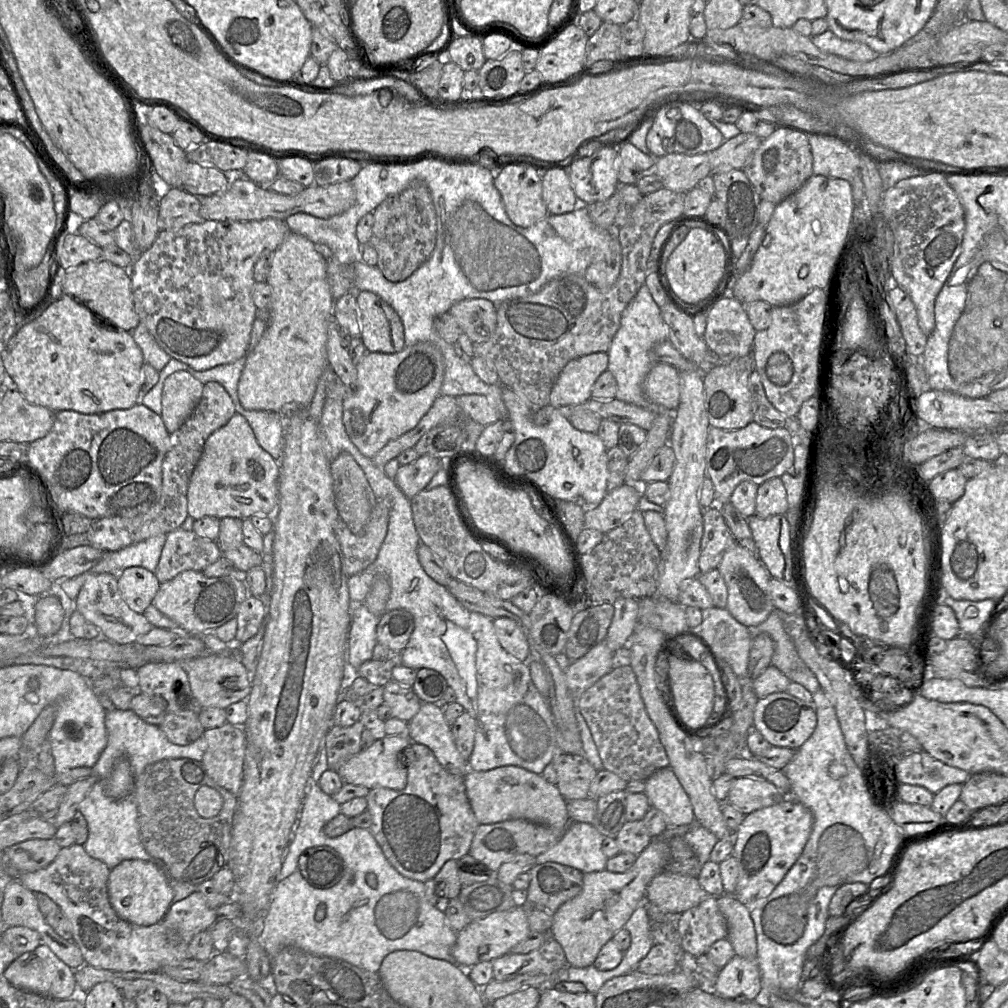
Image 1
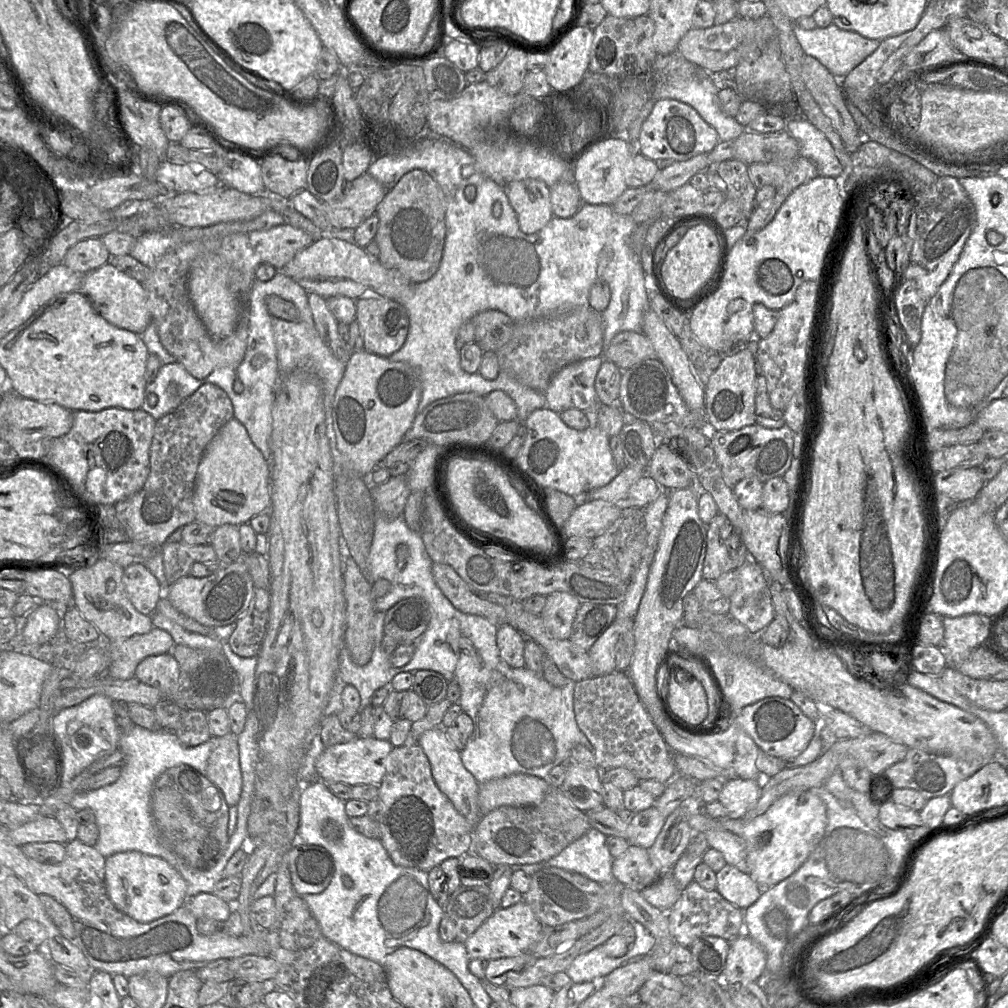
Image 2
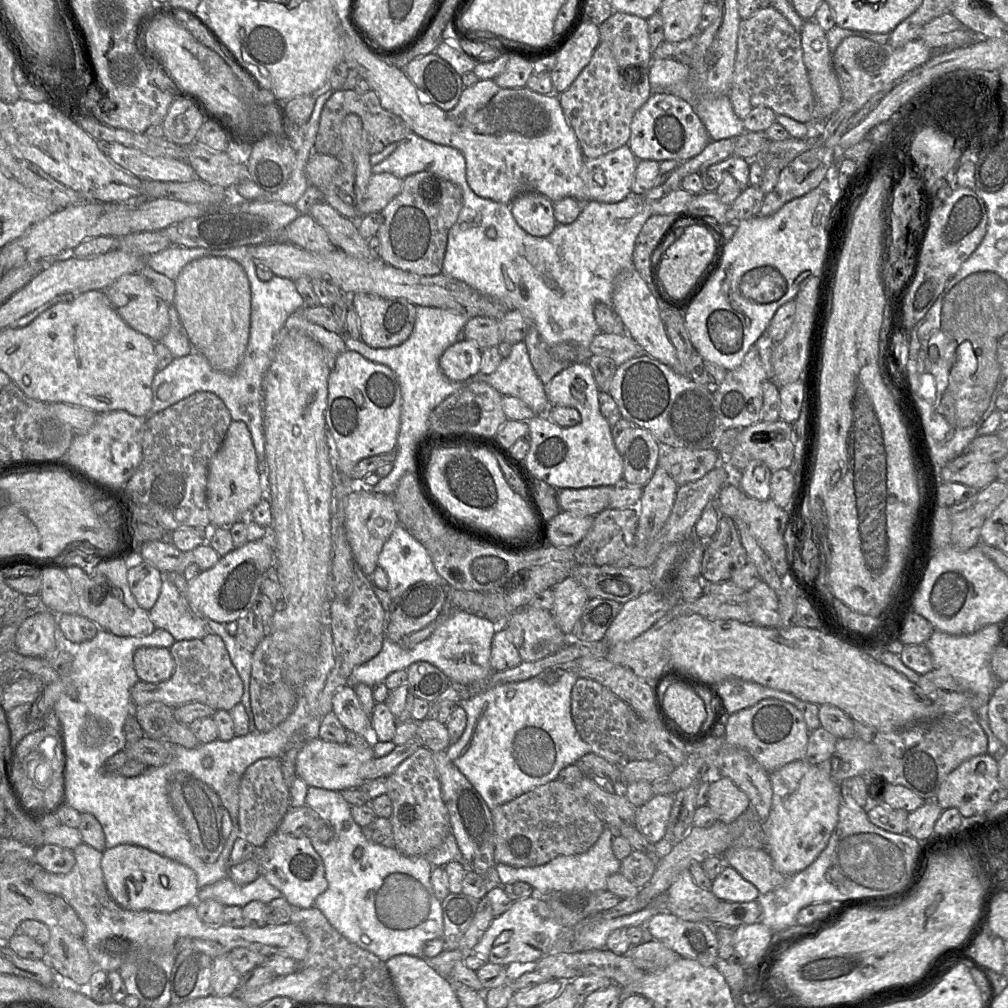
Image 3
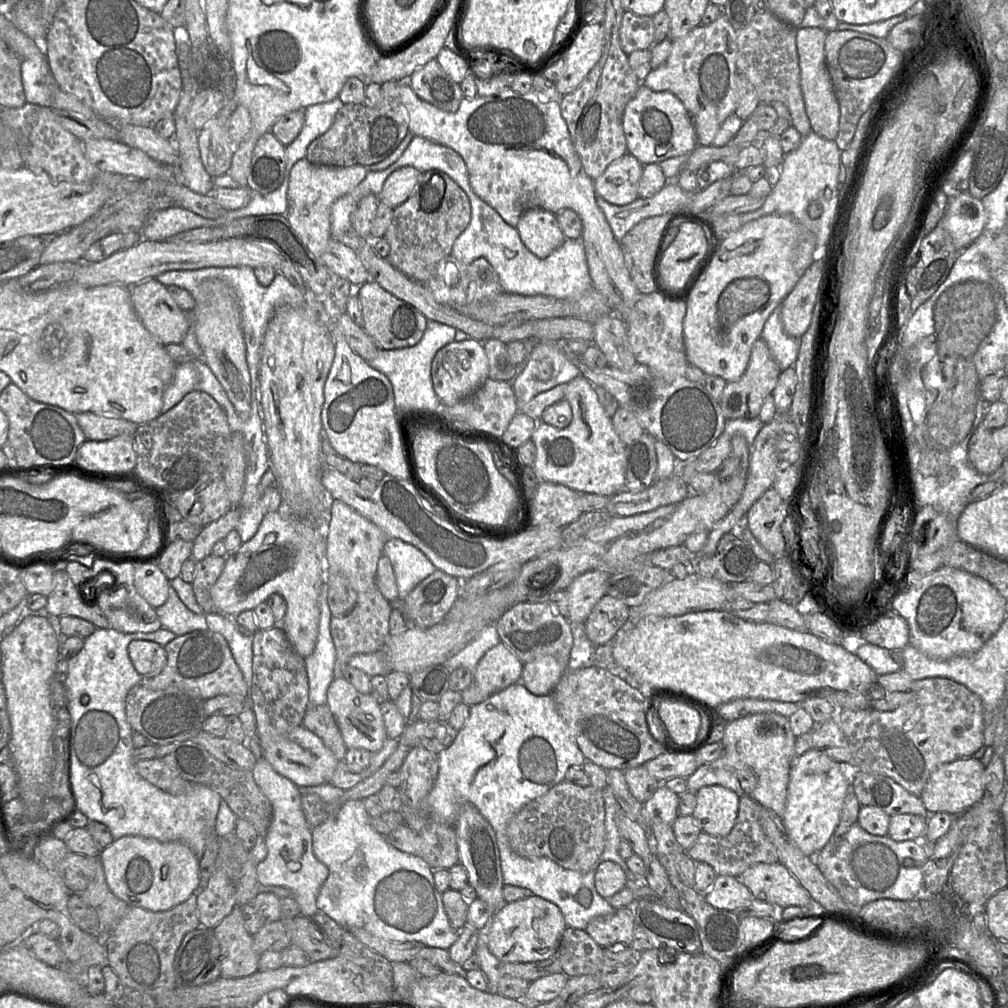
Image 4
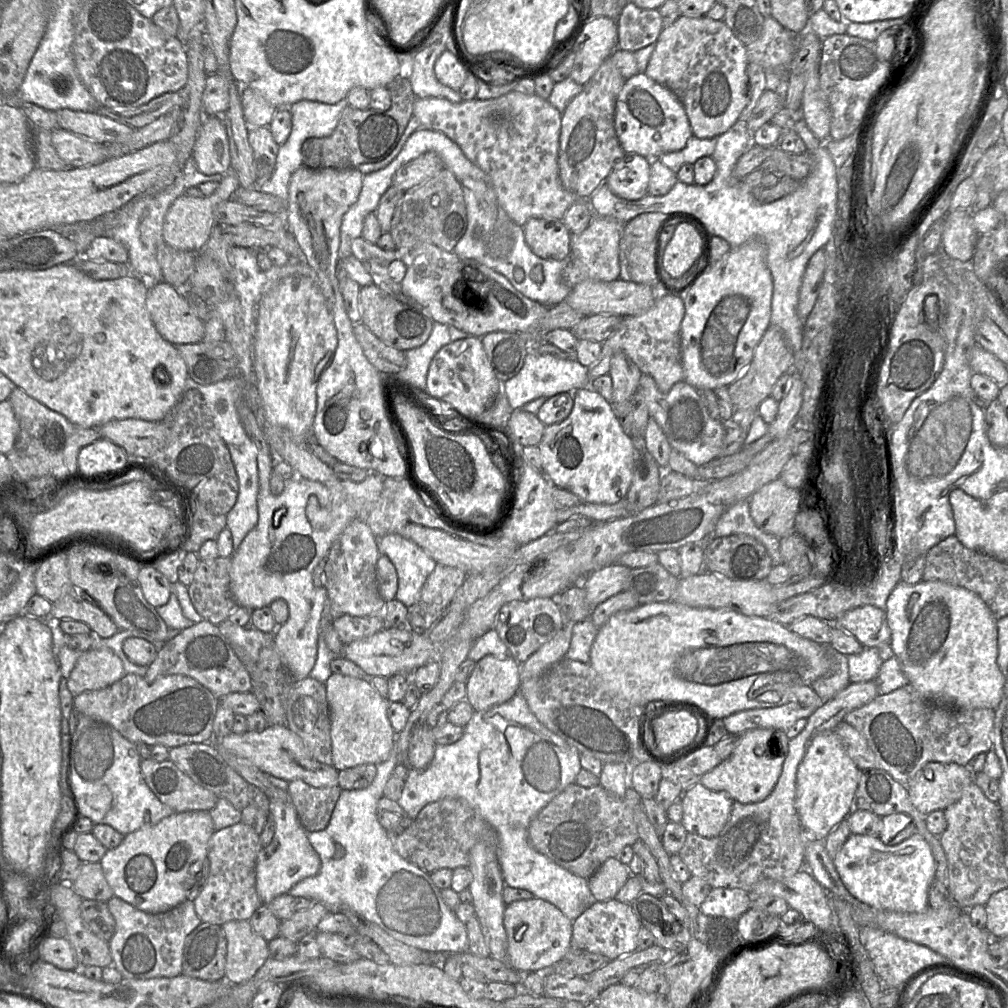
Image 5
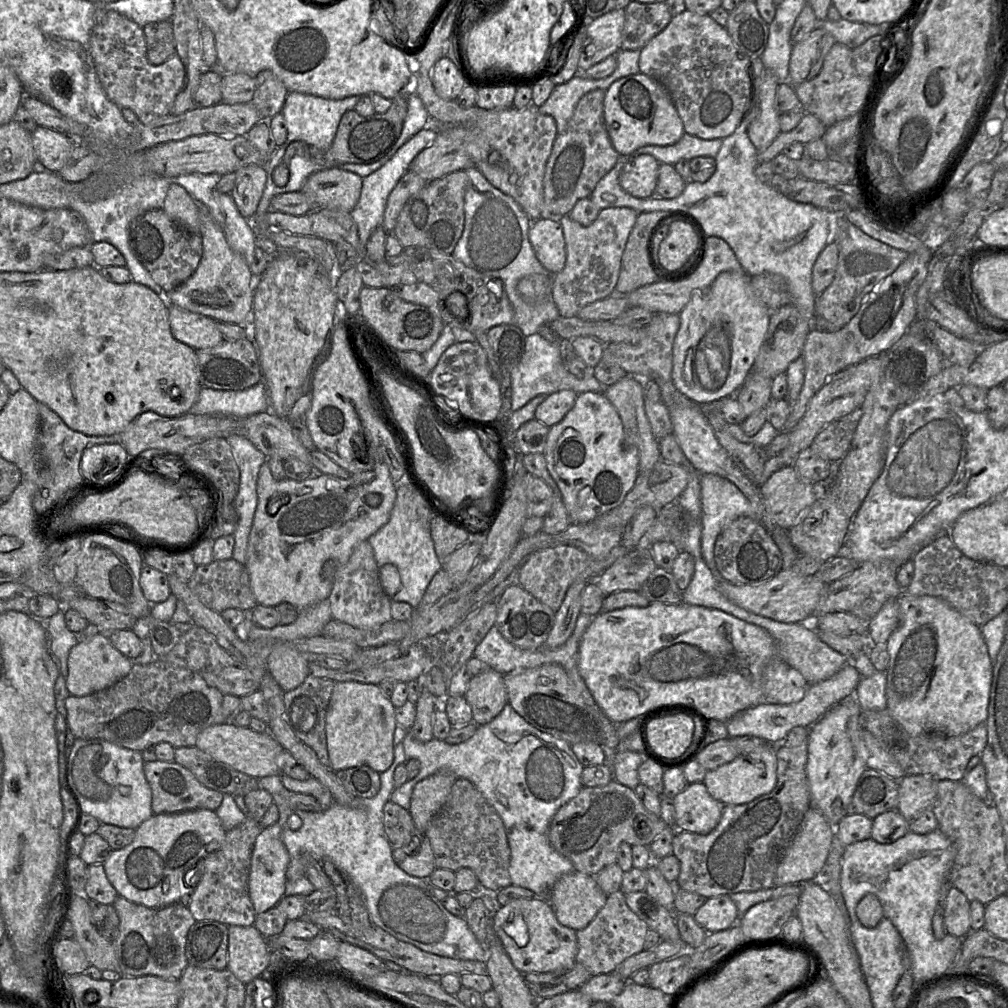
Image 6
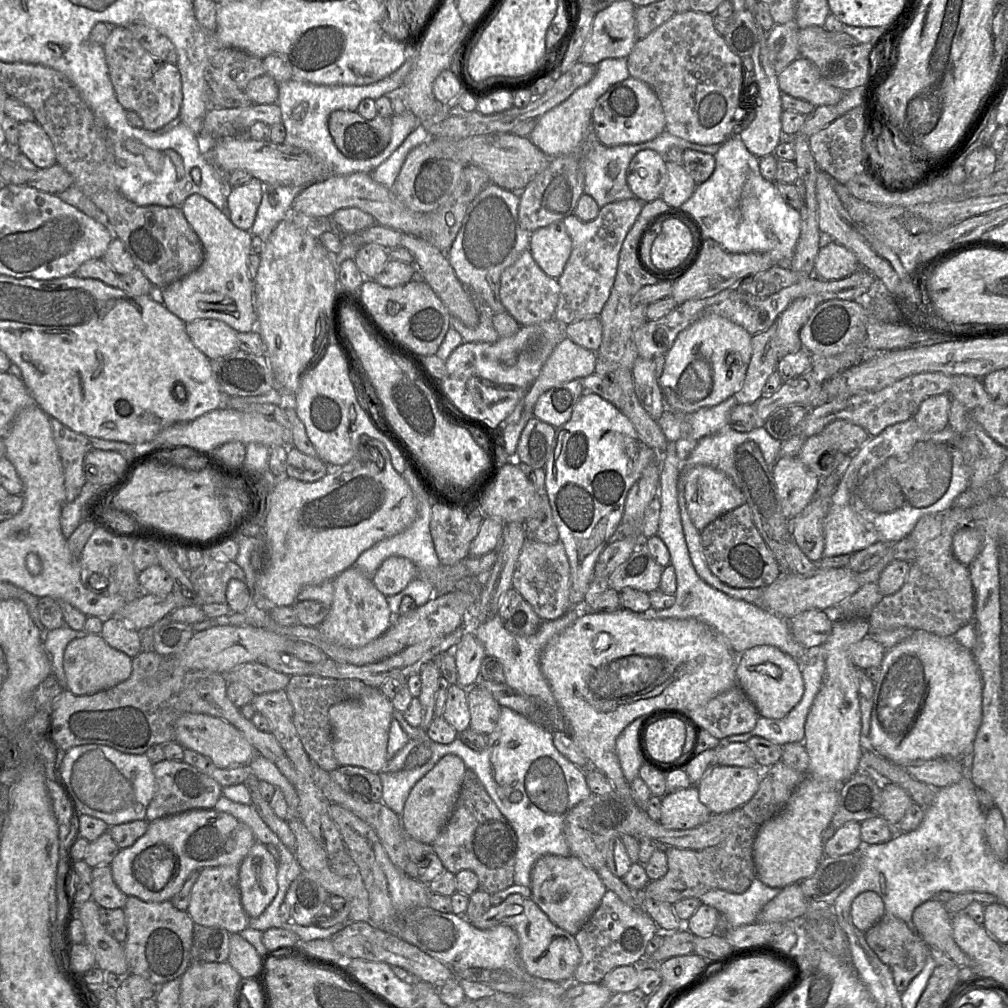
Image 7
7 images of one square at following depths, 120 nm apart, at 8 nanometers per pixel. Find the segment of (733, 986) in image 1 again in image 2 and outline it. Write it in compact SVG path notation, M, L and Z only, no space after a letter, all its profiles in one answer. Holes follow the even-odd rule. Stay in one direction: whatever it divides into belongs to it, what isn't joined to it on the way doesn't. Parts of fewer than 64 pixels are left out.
M739 935L730 942L723 972L718 976L722 982L756 982L766 967L765 950L747 935Z

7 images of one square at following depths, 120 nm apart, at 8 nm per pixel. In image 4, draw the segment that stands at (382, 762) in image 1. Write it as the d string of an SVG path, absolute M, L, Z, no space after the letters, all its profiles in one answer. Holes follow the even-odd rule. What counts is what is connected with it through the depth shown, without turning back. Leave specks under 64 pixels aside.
M302 725L269 745L261 746L261 756L271 764L276 772L291 780L298 787L330 783L340 762L316 734Z

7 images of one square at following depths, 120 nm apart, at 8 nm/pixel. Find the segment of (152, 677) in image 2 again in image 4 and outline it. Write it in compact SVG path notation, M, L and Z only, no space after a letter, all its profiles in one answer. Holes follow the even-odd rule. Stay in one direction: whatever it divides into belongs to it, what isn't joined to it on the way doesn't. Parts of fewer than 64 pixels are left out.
M133 640L128 645L128 653L134 668L142 676L159 674L167 663L165 648L153 641Z

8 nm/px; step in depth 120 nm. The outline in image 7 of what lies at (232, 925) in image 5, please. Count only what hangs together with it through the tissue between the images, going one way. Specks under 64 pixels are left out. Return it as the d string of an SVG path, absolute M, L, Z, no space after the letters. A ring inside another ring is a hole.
M230 933L228 963L242 978L251 978L261 969L264 955L260 956L255 947L239 933Z

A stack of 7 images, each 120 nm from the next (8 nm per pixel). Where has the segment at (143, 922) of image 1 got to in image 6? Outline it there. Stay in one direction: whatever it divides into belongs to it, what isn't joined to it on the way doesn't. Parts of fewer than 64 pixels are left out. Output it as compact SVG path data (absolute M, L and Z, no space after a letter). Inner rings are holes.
M208 809L153 815L137 829L134 840L126 847L113 850L103 863L106 876L119 896L149 907L161 908L178 903L192 888L185 887L187 870L208 854L218 850L226 836L217 814Z

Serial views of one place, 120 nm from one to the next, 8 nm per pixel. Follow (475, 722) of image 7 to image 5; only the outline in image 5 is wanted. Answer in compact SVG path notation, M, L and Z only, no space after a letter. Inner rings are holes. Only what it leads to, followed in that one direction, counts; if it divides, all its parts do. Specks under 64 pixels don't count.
M486 655L476 663L475 669L467 683L466 701L474 711L485 711L496 705L510 700L520 687L521 664L511 655L505 659L499 659L493 655Z

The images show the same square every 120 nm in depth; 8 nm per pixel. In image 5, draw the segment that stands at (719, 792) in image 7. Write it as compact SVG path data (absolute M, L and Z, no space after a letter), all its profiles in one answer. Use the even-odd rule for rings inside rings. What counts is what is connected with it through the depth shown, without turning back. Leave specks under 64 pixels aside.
M753 729L738 736L738 744L731 756L711 771L700 776L706 788L726 792L734 801L742 804L758 803L773 791L782 772L788 754L789 738L779 729Z

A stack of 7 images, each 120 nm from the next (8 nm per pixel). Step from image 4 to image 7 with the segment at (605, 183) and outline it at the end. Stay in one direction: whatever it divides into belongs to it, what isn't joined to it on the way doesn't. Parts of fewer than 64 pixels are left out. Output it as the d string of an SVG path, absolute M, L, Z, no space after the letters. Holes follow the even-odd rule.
M644 149L637 152L626 172L627 184L643 203L661 198L667 182L666 157L660 153Z

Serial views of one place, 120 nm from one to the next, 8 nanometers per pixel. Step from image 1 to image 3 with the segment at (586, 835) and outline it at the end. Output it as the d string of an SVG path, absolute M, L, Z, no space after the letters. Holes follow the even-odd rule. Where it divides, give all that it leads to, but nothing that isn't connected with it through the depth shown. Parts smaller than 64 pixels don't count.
M605 825L596 843L586 852L576 855L557 856L548 863L535 867L514 867L497 863L496 869L502 886L516 881L526 882L533 887L537 895L545 895L553 891L598 891L607 889L607 878L620 873L621 861L612 850L615 831Z

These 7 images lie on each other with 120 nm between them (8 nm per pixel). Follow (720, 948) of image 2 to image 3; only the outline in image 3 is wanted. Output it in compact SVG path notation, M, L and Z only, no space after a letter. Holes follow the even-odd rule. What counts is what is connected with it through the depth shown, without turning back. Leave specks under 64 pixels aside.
M667 912L653 916L646 924L652 939L661 942L680 957L715 967L718 939L714 928L702 923L683 920Z

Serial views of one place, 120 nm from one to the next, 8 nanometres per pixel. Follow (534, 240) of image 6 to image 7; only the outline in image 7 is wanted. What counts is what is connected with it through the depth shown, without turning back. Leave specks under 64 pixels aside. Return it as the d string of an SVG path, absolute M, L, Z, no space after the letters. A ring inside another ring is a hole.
M562 220L530 234L529 251L536 264L551 278L561 276L571 249L571 239Z

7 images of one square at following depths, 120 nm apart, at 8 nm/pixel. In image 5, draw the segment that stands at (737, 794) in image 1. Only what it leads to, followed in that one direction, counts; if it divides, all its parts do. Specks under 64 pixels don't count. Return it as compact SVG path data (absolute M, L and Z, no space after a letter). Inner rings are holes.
M700 782L683 792L682 803L682 820L681 824L686 831L704 838L717 837L726 825L733 807L734 800L726 792L713 791Z

